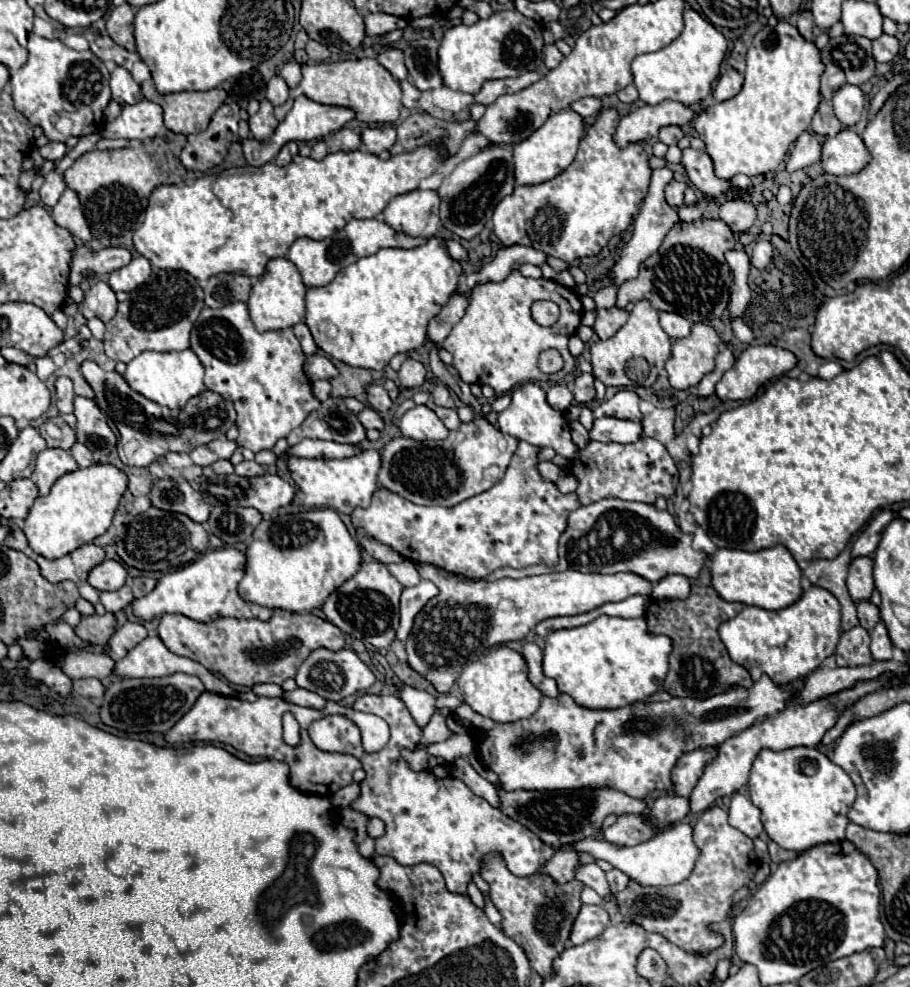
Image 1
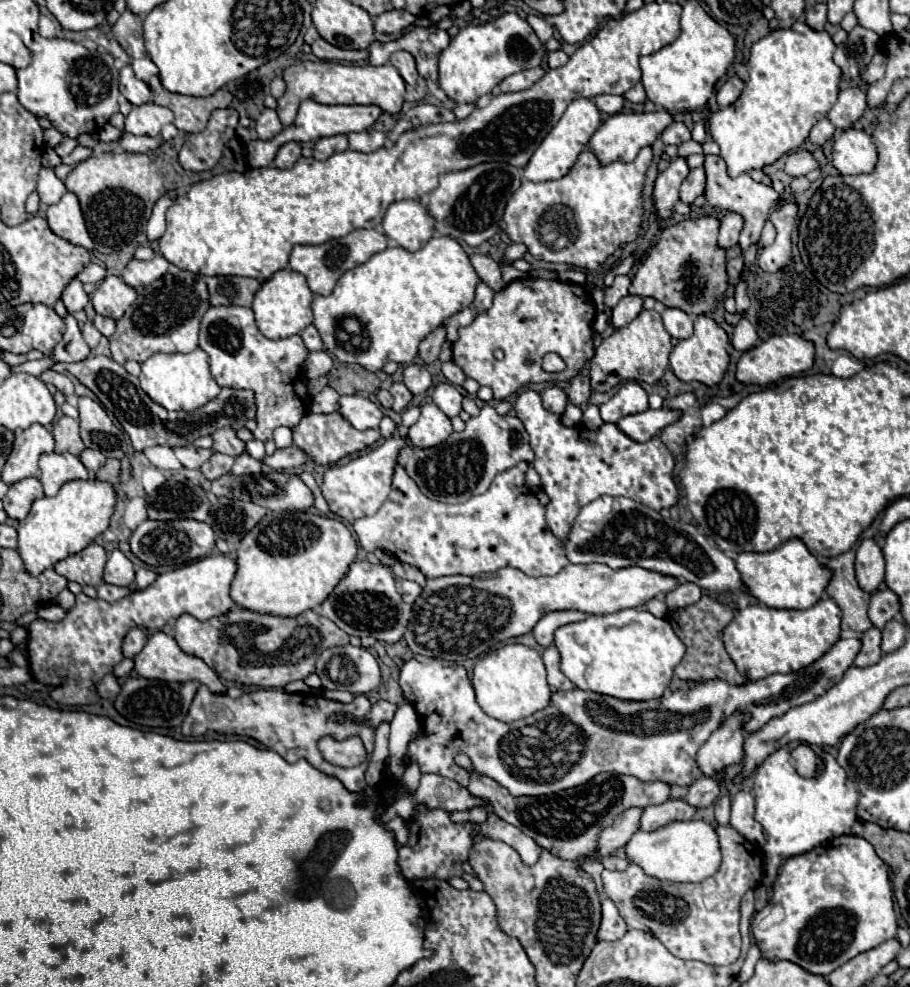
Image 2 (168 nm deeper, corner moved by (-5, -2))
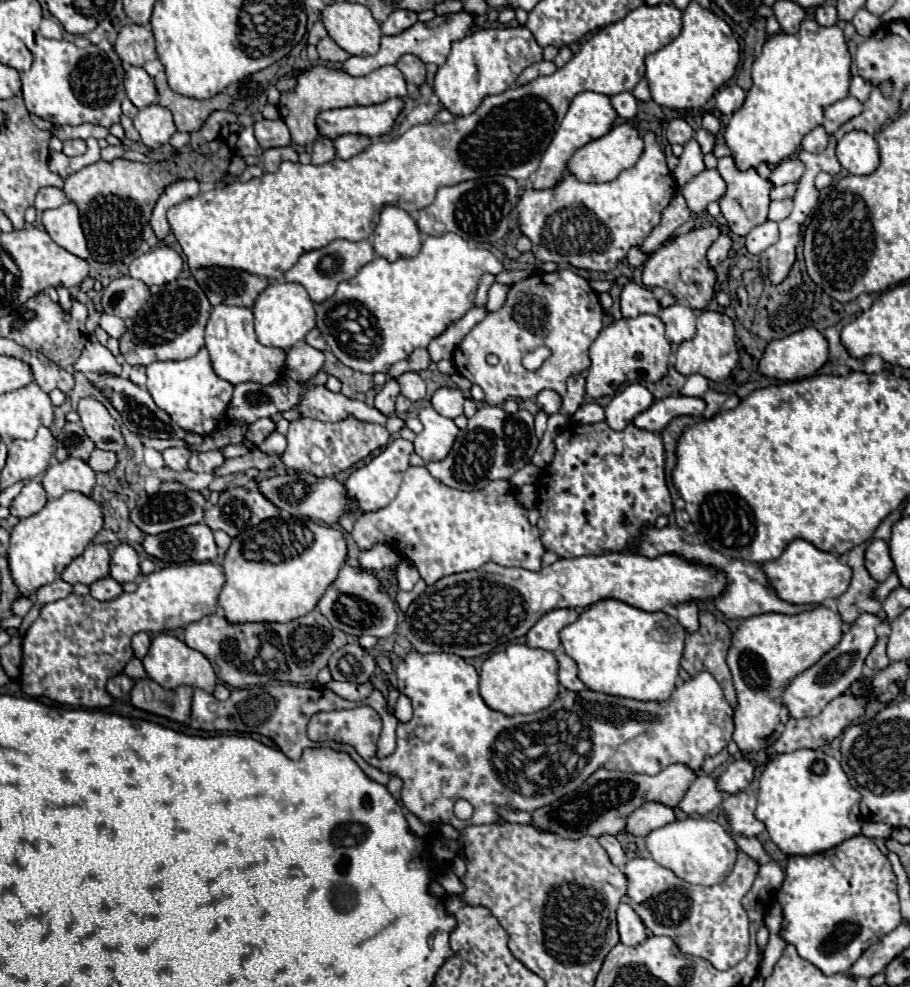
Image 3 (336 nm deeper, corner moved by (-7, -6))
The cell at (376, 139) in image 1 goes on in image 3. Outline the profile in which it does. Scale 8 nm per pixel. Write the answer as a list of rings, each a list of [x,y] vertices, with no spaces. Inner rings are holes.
[[[340,135],[334,139],[336,153],[340,159],[350,159],[350,157],[362,153],[370,143],[372,143],[372,139],[366,135]]]

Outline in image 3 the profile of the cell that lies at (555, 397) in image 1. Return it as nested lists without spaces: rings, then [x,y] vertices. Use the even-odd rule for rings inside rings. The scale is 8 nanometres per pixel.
[[[540,391],[538,395],[536,395],[536,403],[540,403],[540,409],[546,413],[546,415],[554,415],[554,413],[558,413],[560,411],[560,407],[562,407],[562,399],[560,399],[560,395],[556,393],[556,391]]]

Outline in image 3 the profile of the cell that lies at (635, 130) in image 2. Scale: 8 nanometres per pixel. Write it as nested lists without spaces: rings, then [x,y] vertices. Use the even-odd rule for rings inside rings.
[[[620,123],[620,125],[614,125],[604,137],[594,139],[584,147],[580,147],[568,161],[568,171],[576,175],[580,181],[590,181],[590,183],[612,181],[620,175],[620,171],[636,165],[642,151],[644,151],[644,139],[638,127],[634,123]]]

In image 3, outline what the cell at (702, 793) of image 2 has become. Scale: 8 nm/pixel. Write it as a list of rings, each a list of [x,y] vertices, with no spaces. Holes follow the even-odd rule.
[[[746,759],[740,761],[732,761],[726,765],[726,771],[716,779],[716,787],[722,793],[738,793],[742,789],[748,787],[748,783],[752,781],[754,775],[754,765]]]

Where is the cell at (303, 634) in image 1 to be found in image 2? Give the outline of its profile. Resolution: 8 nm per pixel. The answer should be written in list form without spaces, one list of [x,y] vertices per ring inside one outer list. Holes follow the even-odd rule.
[[[234,607],[228,613],[206,621],[198,621],[192,615],[180,615],[174,629],[174,639],[180,649],[204,659],[204,663],[222,679],[264,689],[284,687],[290,681],[306,679],[314,673],[316,659],[322,651],[348,645],[348,635],[316,611],[304,611],[298,617],[276,617]]]

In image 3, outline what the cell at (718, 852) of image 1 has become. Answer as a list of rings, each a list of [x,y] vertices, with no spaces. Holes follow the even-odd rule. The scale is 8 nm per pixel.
[[[738,851],[738,859],[736,865],[732,869],[732,873],[720,883],[720,885],[712,885],[712,887],[702,887],[702,885],[690,885],[682,879],[678,879],[672,871],[660,867],[652,857],[634,857],[626,863],[624,867],[624,875],[628,879],[628,903],[630,907],[634,907],[634,913],[642,919],[642,923],[646,923],[646,929],[652,935],[664,935],[674,939],[674,943],[678,943],[678,949],[684,955],[694,955],[694,957],[702,957],[706,961],[710,961],[718,971],[726,971],[732,969],[734,965],[738,965],[746,953],[748,953],[748,915],[742,907],[742,897],[750,891],[756,875],[758,875],[758,863],[748,857],[744,851]]]

